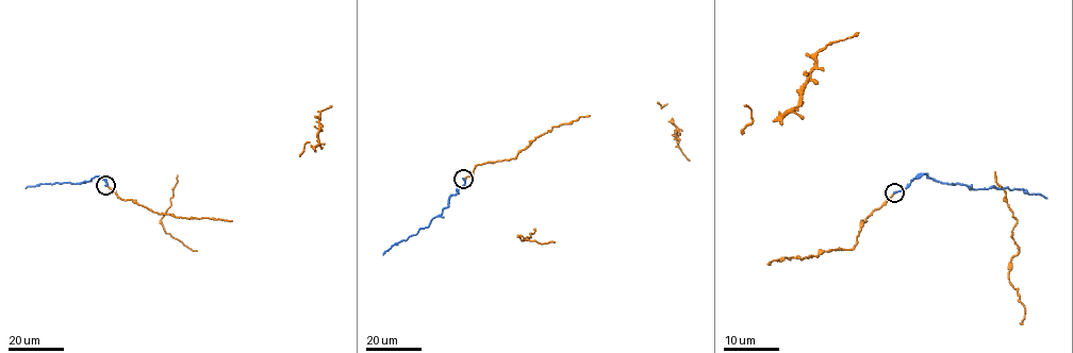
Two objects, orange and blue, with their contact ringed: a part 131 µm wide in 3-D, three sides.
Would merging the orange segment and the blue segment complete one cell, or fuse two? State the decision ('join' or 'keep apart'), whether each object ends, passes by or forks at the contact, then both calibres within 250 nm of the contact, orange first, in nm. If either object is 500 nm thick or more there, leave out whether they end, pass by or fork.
keep apart | orange ends | blue ends | 240/200 nm

